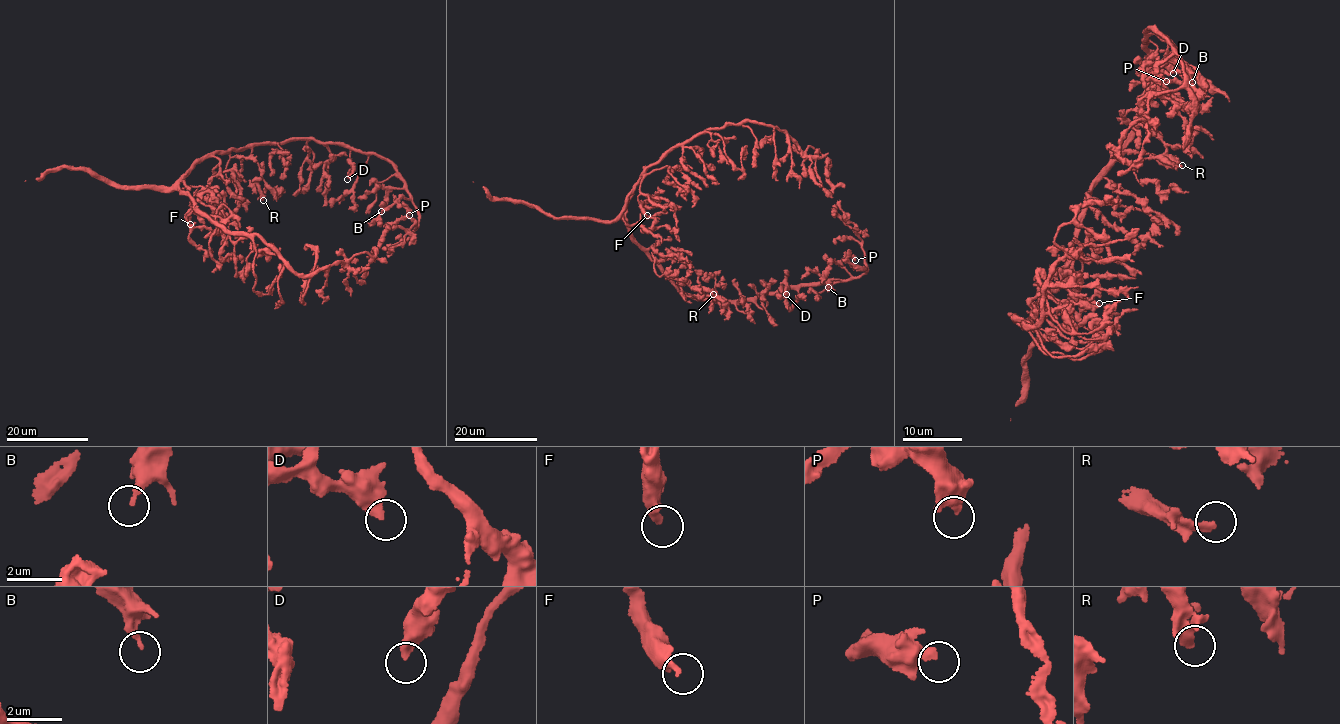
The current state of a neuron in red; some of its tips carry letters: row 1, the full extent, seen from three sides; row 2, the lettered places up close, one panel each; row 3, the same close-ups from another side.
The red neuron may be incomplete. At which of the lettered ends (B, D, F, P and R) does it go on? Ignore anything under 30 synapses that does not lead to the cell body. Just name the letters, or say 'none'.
F

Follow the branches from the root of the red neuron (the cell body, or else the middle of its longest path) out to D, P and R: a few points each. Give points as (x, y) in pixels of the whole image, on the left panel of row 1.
D: (206, 158), (255, 144), (281, 143), (296, 138), (315, 139), (348, 148), (351, 165), (347, 179)
P: (206, 158), (296, 138), (374, 153), (385, 158), (402, 181), (410, 198), (403, 198), (399, 204), (409, 215)
R: (206, 158), (250, 148), (259, 167), (257, 186), (263, 200)

